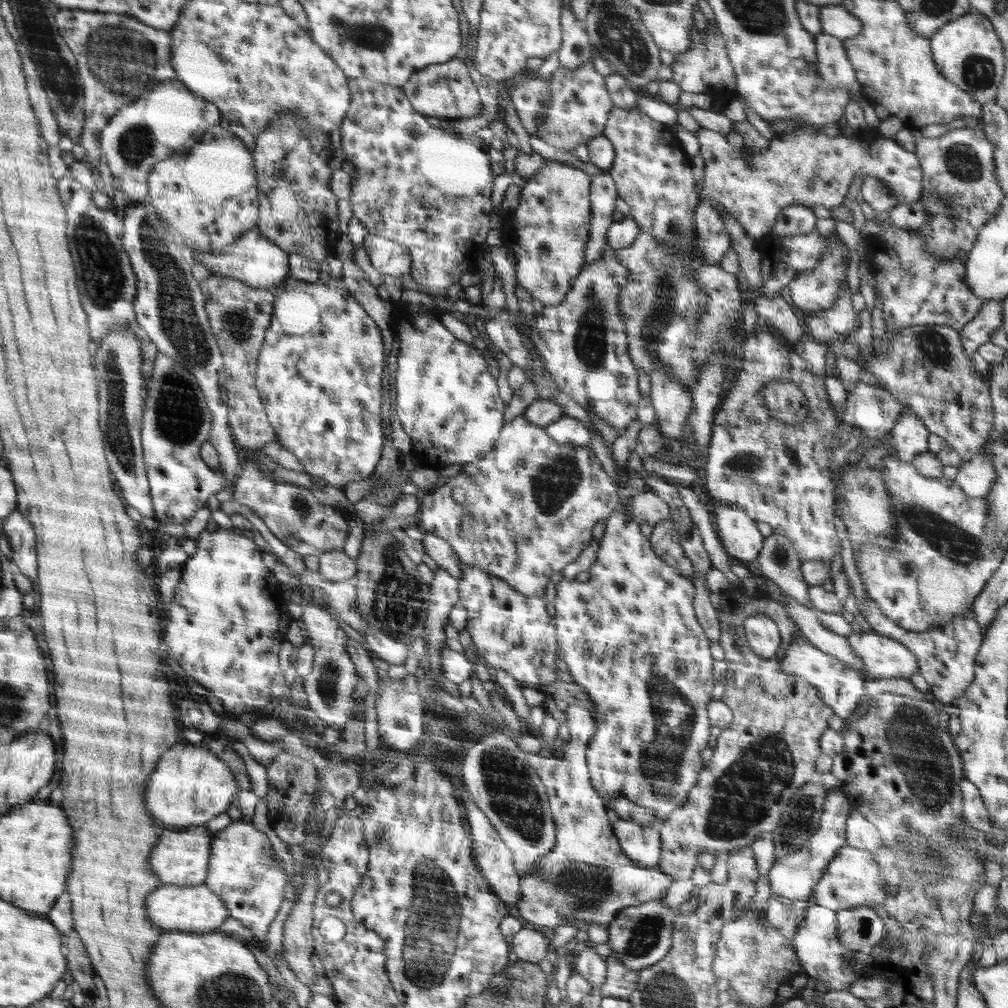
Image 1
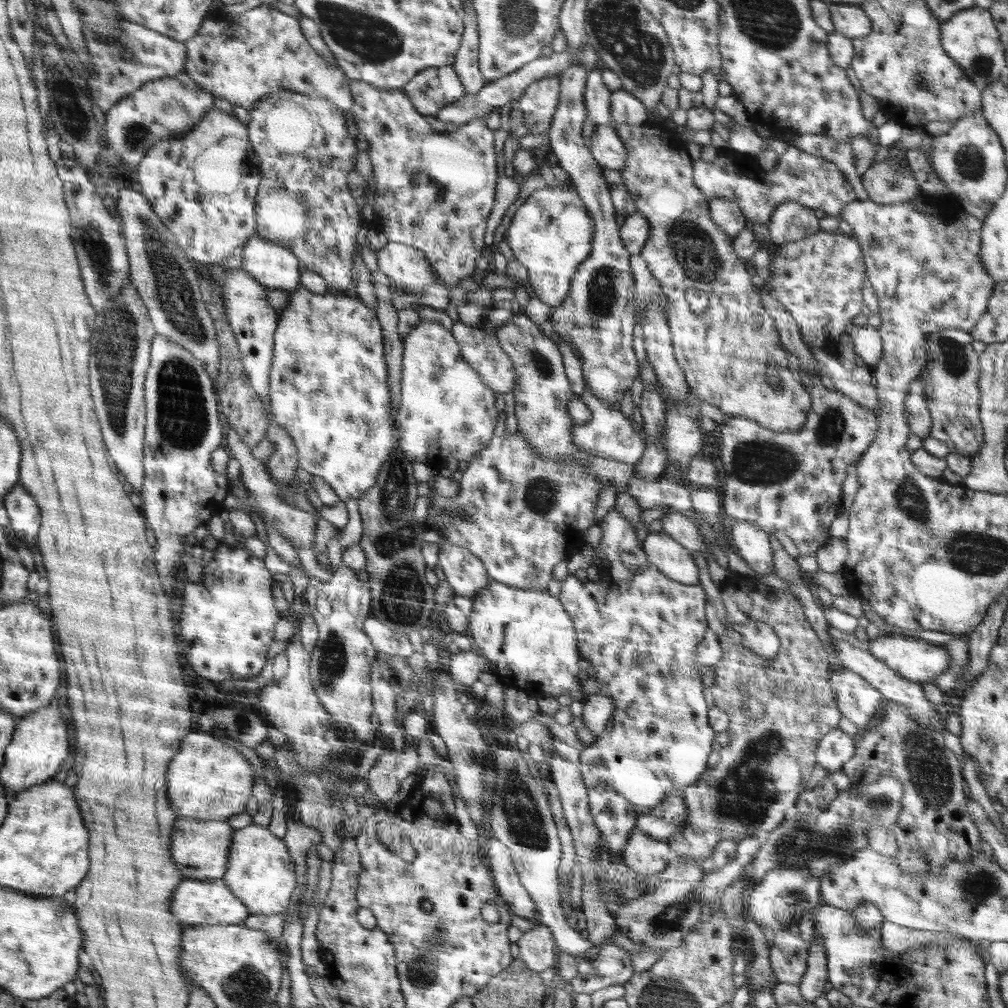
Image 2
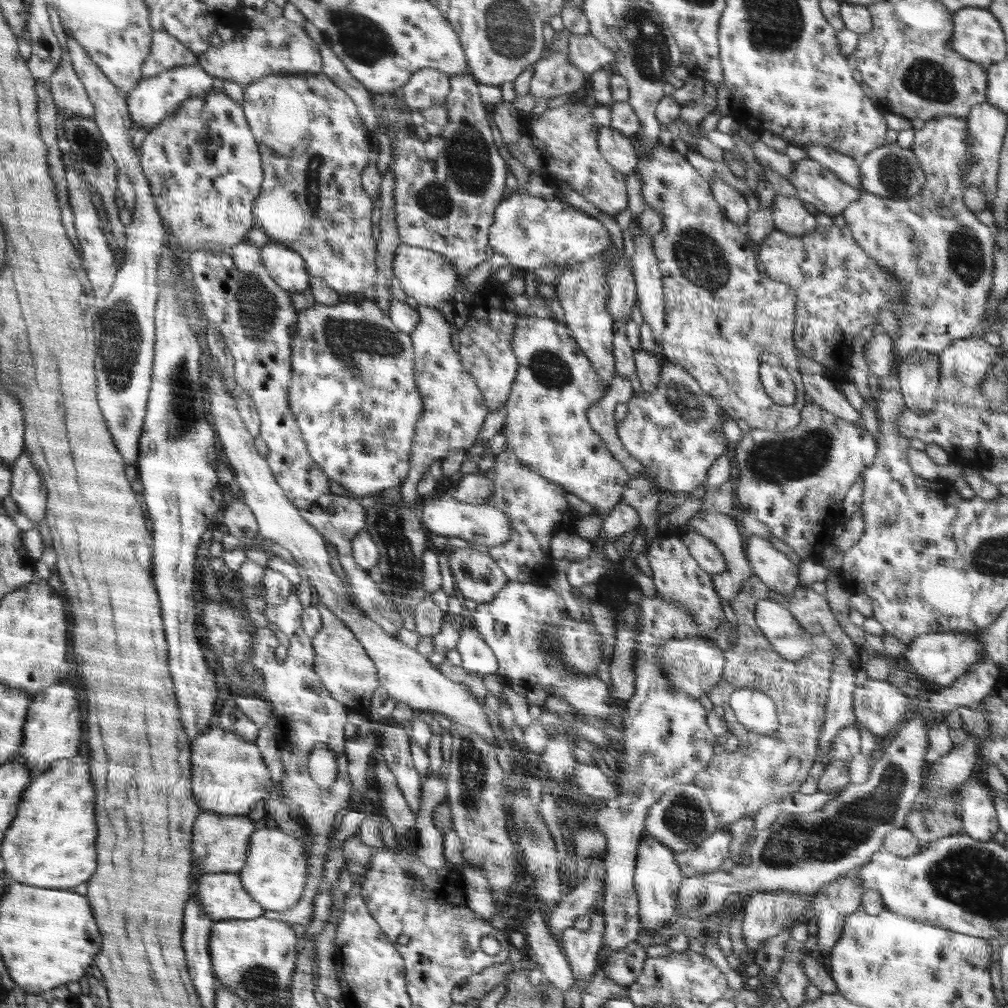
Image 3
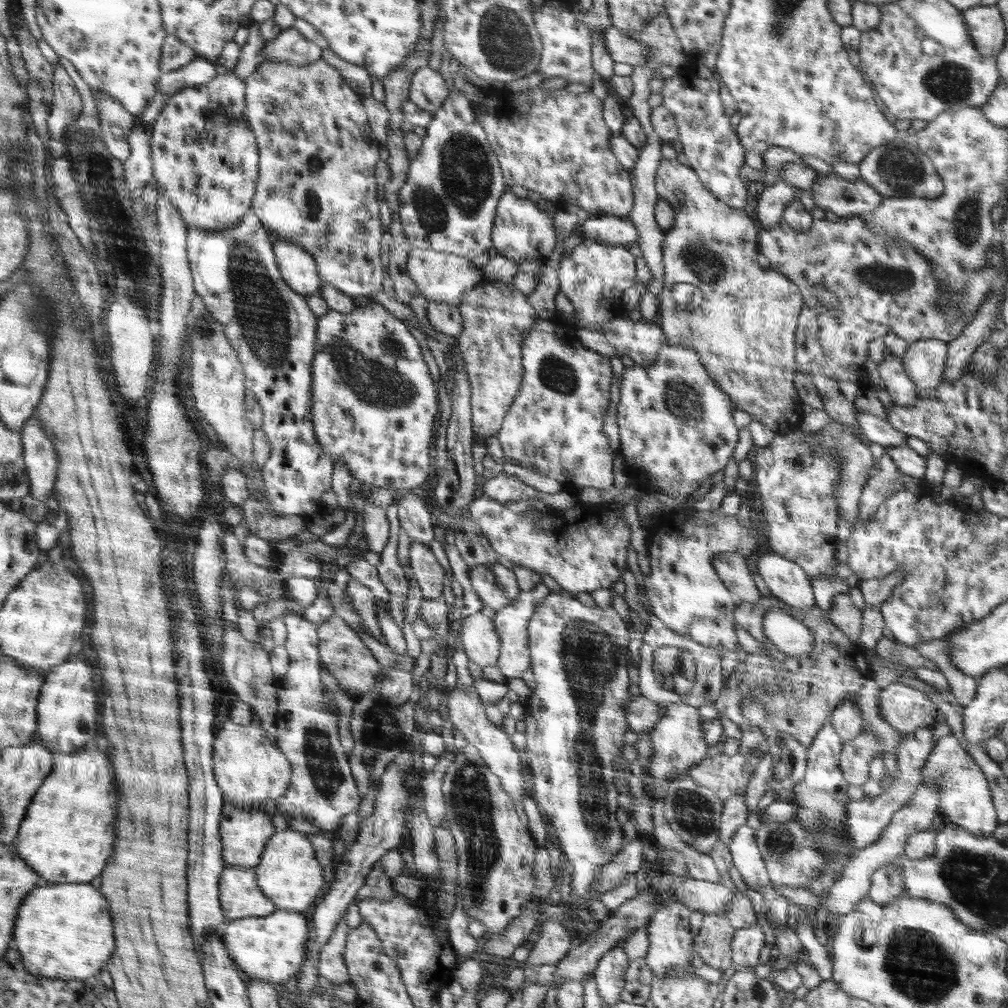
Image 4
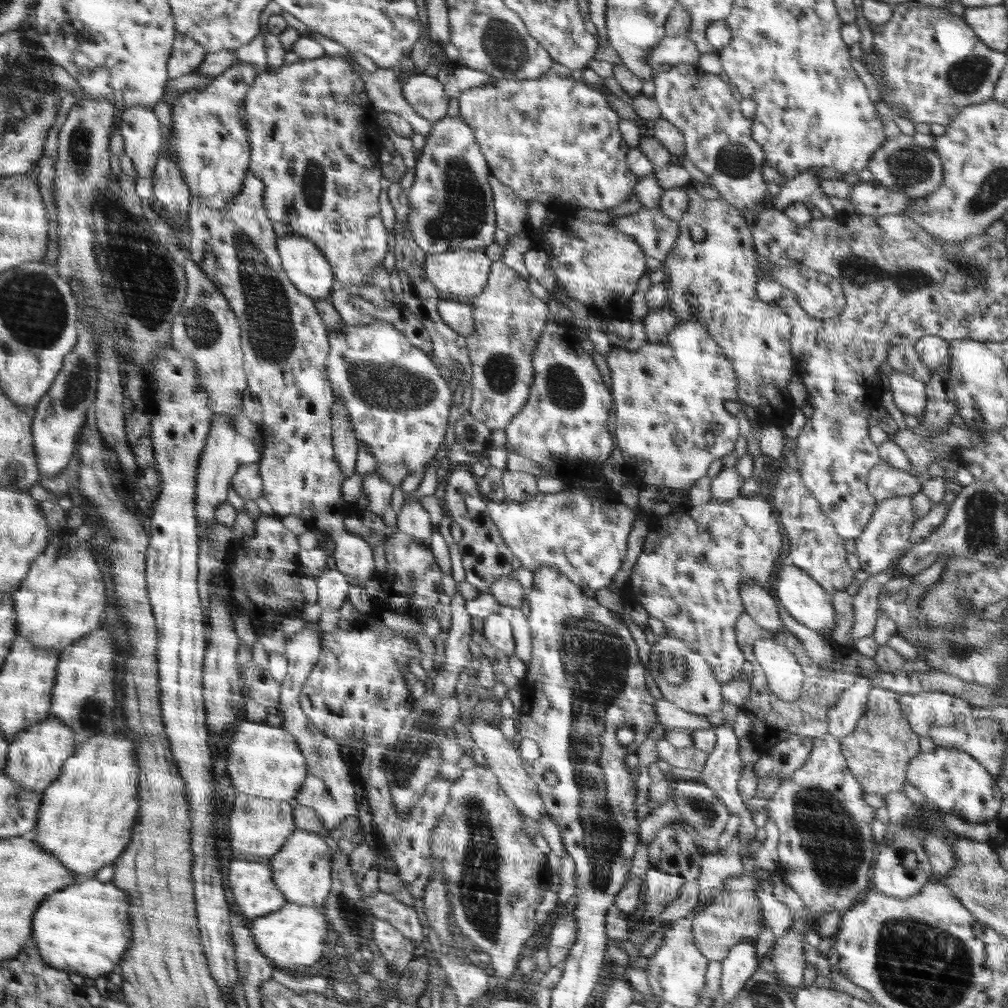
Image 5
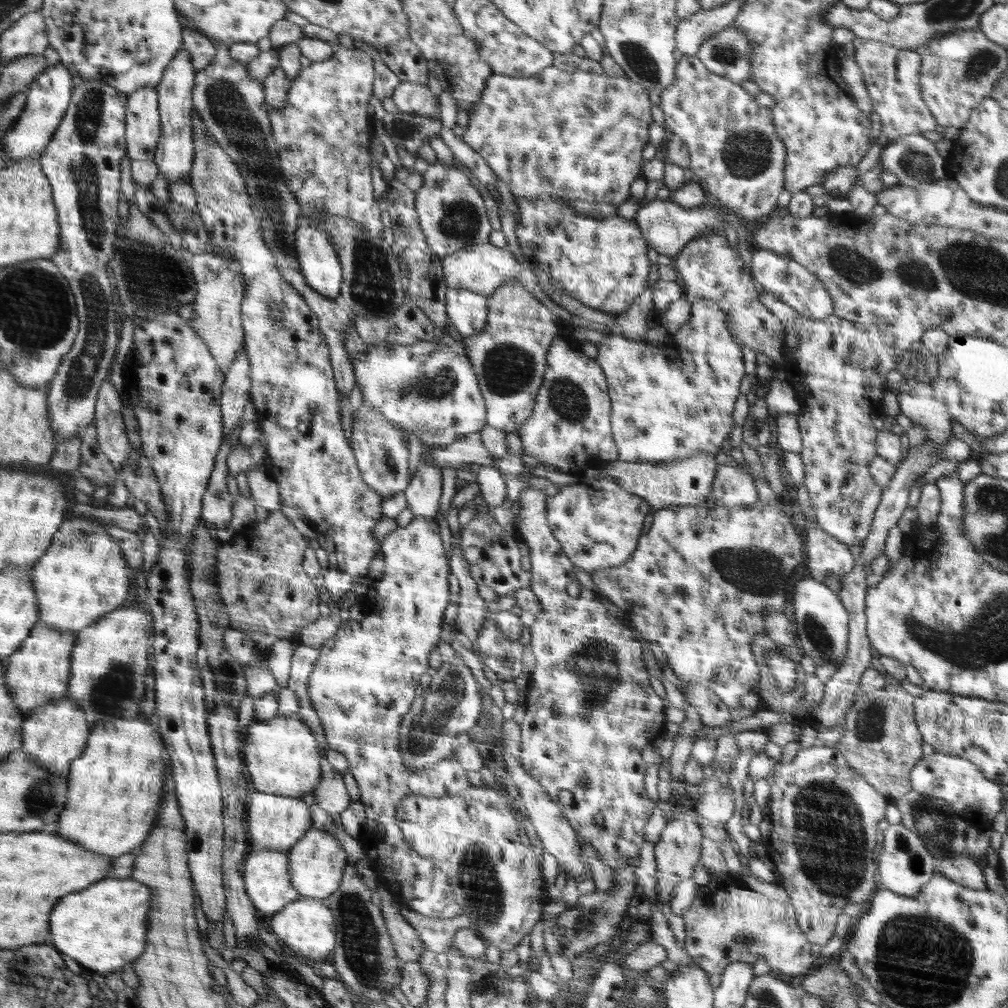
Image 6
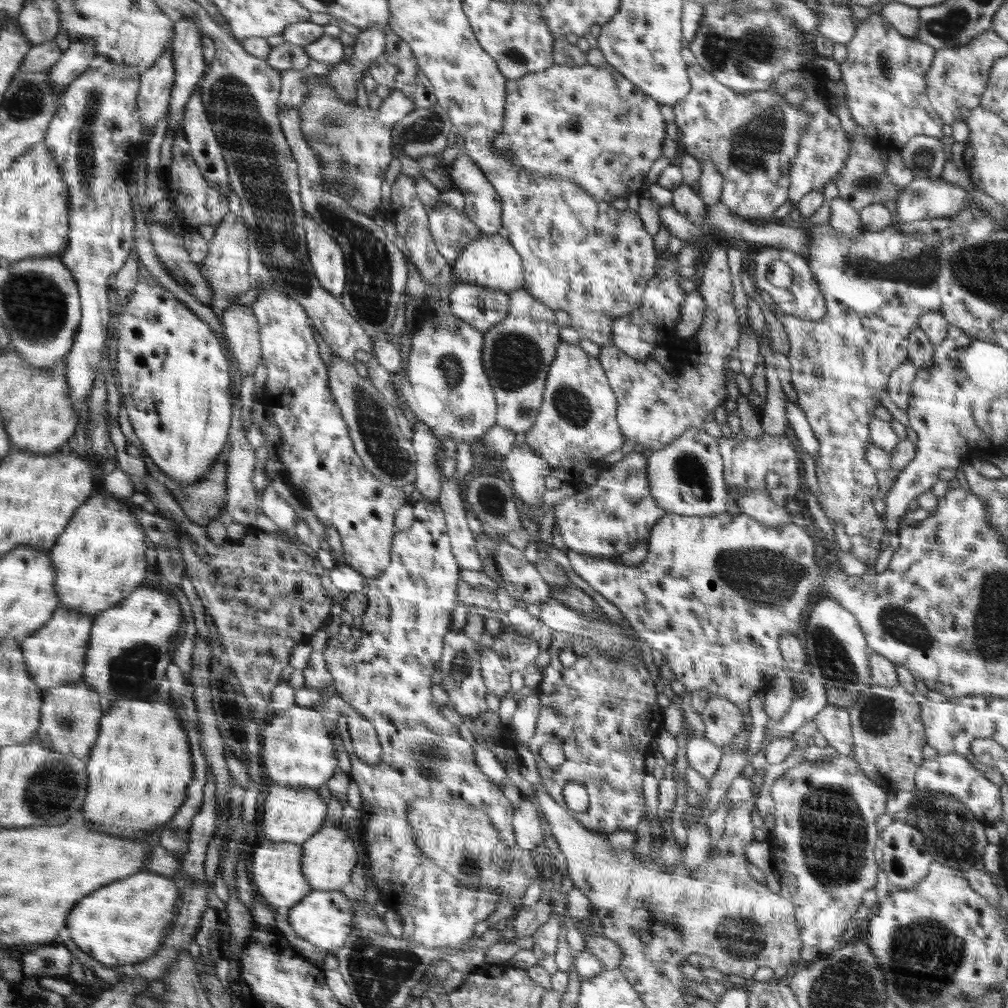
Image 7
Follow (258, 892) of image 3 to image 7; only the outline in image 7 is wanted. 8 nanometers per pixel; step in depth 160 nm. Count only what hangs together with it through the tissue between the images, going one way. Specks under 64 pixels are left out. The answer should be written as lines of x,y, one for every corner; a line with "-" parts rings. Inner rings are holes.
326,824
322,830
300,845
306,846
306,879
312,886
312,890
344,889
344,884
350,882
352,868
358,862
354,844
348,838
348,833
344,832
344,846
342,846
342,827

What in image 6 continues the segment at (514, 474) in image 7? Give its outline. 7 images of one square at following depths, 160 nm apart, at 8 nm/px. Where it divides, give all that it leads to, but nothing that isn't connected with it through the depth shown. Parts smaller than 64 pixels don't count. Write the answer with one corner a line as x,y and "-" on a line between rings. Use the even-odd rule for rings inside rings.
525,486
525,490
521,492
518,501
521,502
521,509
517,528
519,536
529,546
529,557
531,562
531,583
529,589
541,602
541,613
536,616
536,622
528,627
530,631
530,645
528,646
528,650
532,652
536,659
536,668
529,677
528,690
526,691
528,692
528,694
526,694
528,702
525,704
526,714
523,722
519,724
521,728
520,748
522,748
522,754
520,754
520,758
522,758
522,768
524,768
534,780
540,783
545,793
553,799
554,802
557,802
561,806
562,814
566,817
570,826
577,832
580,841
583,844
591,844
592,848
601,856
602,862
606,864
608,868
611,868
614,875
614,872
617,872
619,868
629,864
631,860
639,860
639,852
645,842
643,830
645,829
646,821
651,817
653,809
656,807
656,804
648,799
646,789
644,789
644,774
648,765
642,759
642,750
646,744
652,744
654,738
656,738
657,732
660,732
660,729
664,728
666,722
666,708
663,705
663,699
655,694
651,686
650,675
644,663
641,643
632,636
631,630
618,619
614,611
608,610
597,593
586,589
586,587
577,580
576,574
572,569
574,565
563,553
558,539
554,538
550,527
547,525
545,511
547,496
544,494
543,490
532,489
531,486
-
553,708
557,710
557,716
554,715
-
598,814
602,814
602,818
604,818
603,826
595,825
594,816
598,816

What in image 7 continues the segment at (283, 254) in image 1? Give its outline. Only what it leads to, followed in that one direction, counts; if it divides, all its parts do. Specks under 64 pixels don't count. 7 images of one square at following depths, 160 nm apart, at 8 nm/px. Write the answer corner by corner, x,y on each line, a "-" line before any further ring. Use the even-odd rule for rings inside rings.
305,213
305,238
309,258
320,284
340,298
346,286
346,260
338,243

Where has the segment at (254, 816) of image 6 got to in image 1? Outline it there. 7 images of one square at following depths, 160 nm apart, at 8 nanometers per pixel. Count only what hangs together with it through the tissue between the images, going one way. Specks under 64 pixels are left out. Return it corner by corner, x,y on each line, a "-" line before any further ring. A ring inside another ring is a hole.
204,825
184,830
164,830
150,856
152,871
160,878
162,885
196,886
204,883
210,869
214,838
216,833
206,829

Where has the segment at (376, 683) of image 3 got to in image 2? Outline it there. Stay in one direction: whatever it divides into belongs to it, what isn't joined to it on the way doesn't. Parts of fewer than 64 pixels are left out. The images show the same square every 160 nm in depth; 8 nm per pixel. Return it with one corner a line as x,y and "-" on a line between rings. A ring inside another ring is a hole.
343,564
333,572
332,580
322,584
322,592
326,594
324,601
328,615
313,614
310,609
319,635
309,663
310,681
321,707
340,724
352,726
354,732
358,732
357,738
372,743
372,738
377,735
377,729
370,721
372,712
376,711
372,668
377,662
377,651
364,630
365,622
374,616
370,591
368,585
358,579
357,572

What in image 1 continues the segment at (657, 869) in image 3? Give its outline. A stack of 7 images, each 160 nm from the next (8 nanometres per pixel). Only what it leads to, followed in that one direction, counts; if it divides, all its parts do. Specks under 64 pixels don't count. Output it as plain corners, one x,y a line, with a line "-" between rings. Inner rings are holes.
629,820
612,822
622,852
638,865
656,867
661,860
661,836
656,825
642,826

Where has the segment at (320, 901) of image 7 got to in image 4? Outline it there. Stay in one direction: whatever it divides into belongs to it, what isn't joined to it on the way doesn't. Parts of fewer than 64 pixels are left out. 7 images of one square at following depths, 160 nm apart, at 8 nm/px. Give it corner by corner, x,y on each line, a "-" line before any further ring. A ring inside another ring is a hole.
277,909
268,917
248,917
226,922
225,942
233,962
251,978
263,978
278,987
294,976
306,958
308,920
290,910

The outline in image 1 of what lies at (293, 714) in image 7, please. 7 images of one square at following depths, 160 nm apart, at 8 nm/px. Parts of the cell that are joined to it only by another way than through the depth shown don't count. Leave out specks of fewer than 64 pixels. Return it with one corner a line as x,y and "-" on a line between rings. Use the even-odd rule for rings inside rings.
178,743
161,758
157,770
148,780
146,807
149,814
160,819
164,830
184,830
206,824
226,812
234,794
240,793
236,777
214,752
204,744

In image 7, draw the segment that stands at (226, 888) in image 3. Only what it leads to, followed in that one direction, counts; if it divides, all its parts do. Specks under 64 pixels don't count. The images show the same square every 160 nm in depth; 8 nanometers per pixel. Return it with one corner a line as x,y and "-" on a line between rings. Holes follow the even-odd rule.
262,841
249,860
249,876
254,890
272,910
282,913
303,901
313,892
301,871
302,847
300,843

